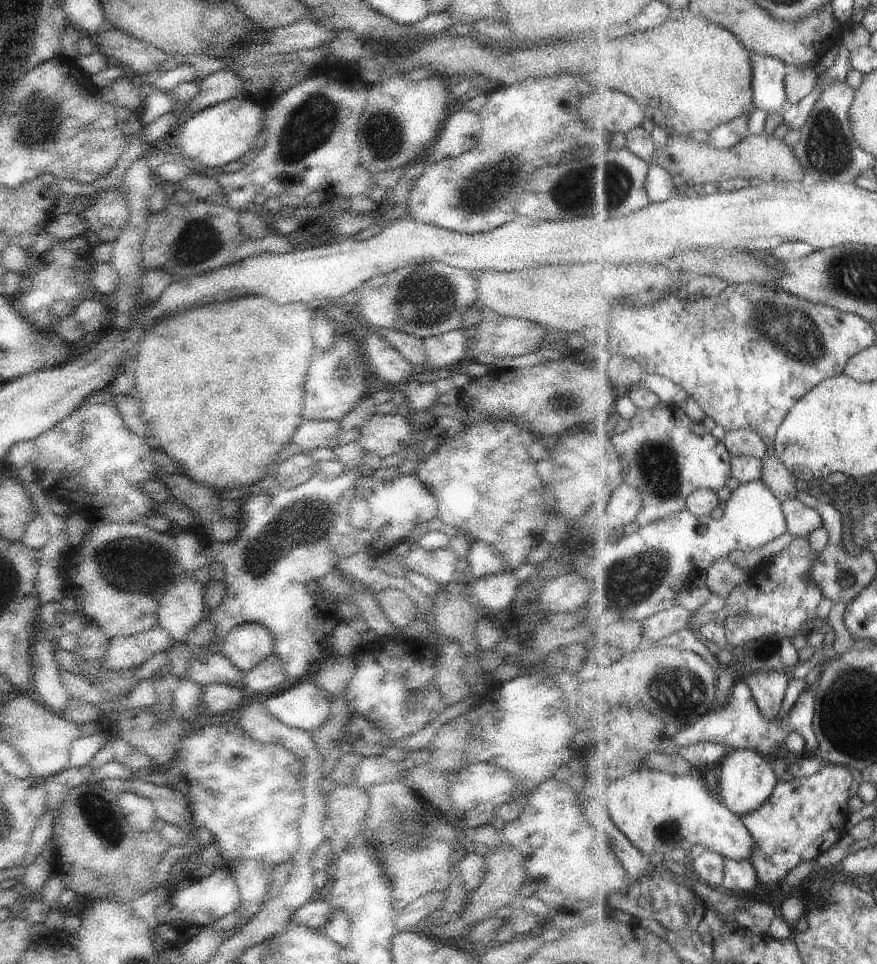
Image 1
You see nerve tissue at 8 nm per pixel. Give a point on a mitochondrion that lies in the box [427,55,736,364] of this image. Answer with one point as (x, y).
(610, 185)

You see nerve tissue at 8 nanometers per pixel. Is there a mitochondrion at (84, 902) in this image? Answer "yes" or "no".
no

